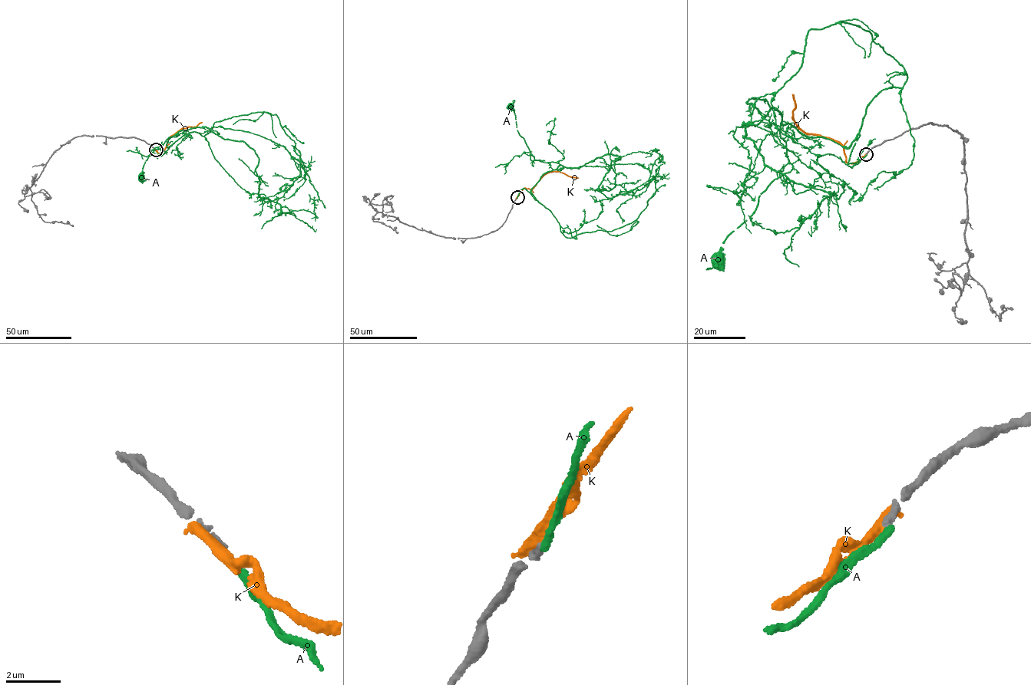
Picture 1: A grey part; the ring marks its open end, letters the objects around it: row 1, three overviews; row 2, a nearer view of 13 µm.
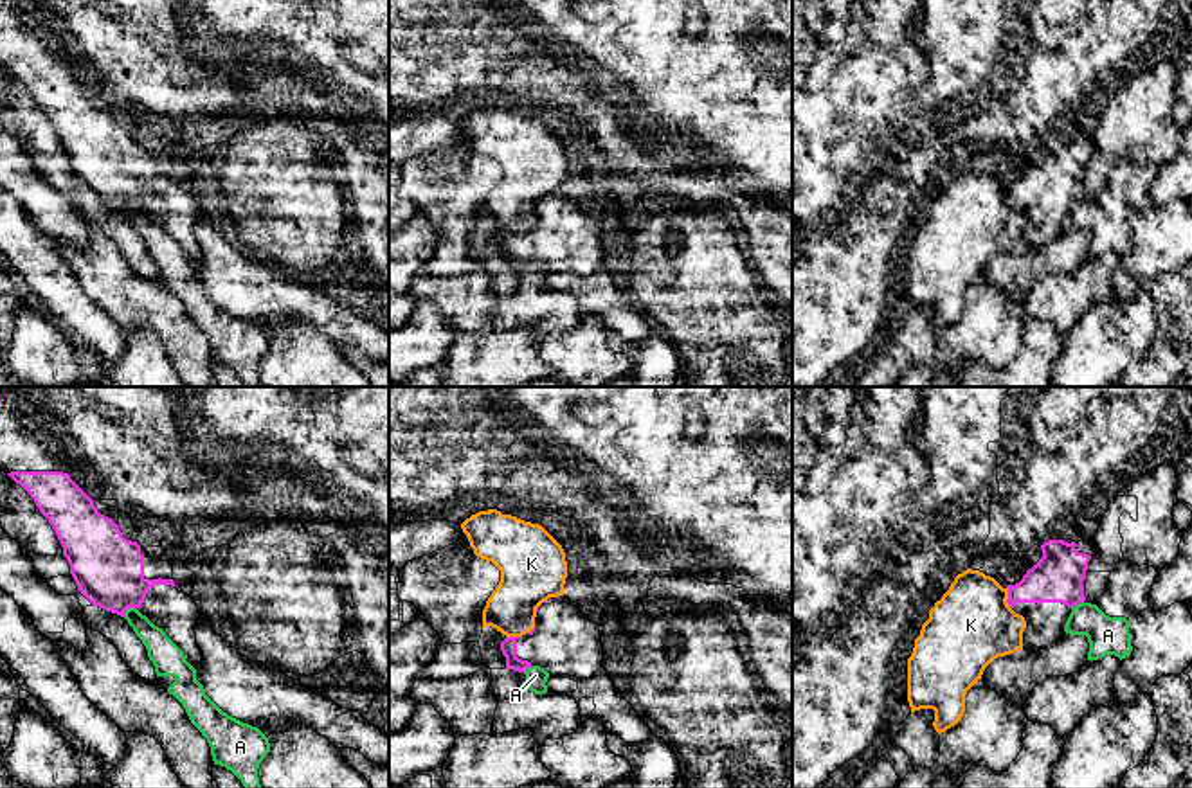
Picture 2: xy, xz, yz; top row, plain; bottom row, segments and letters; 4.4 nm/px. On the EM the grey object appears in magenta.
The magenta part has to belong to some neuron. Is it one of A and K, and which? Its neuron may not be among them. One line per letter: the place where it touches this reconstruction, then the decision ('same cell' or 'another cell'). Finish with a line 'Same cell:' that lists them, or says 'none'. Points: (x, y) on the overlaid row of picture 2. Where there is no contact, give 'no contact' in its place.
A: xy (128, 607) | another cell
K: yz (1009, 598) | another cell
Same cell: none

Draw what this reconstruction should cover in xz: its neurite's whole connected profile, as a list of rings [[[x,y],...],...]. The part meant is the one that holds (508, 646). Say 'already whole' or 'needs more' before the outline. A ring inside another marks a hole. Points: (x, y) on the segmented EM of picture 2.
needs more; [[[549,597],[537,608],[535,628],[501,642],[506,669],[524,673],[531,666],[553,676],[589,678],[603,664],[600,626],[565,597]]]

